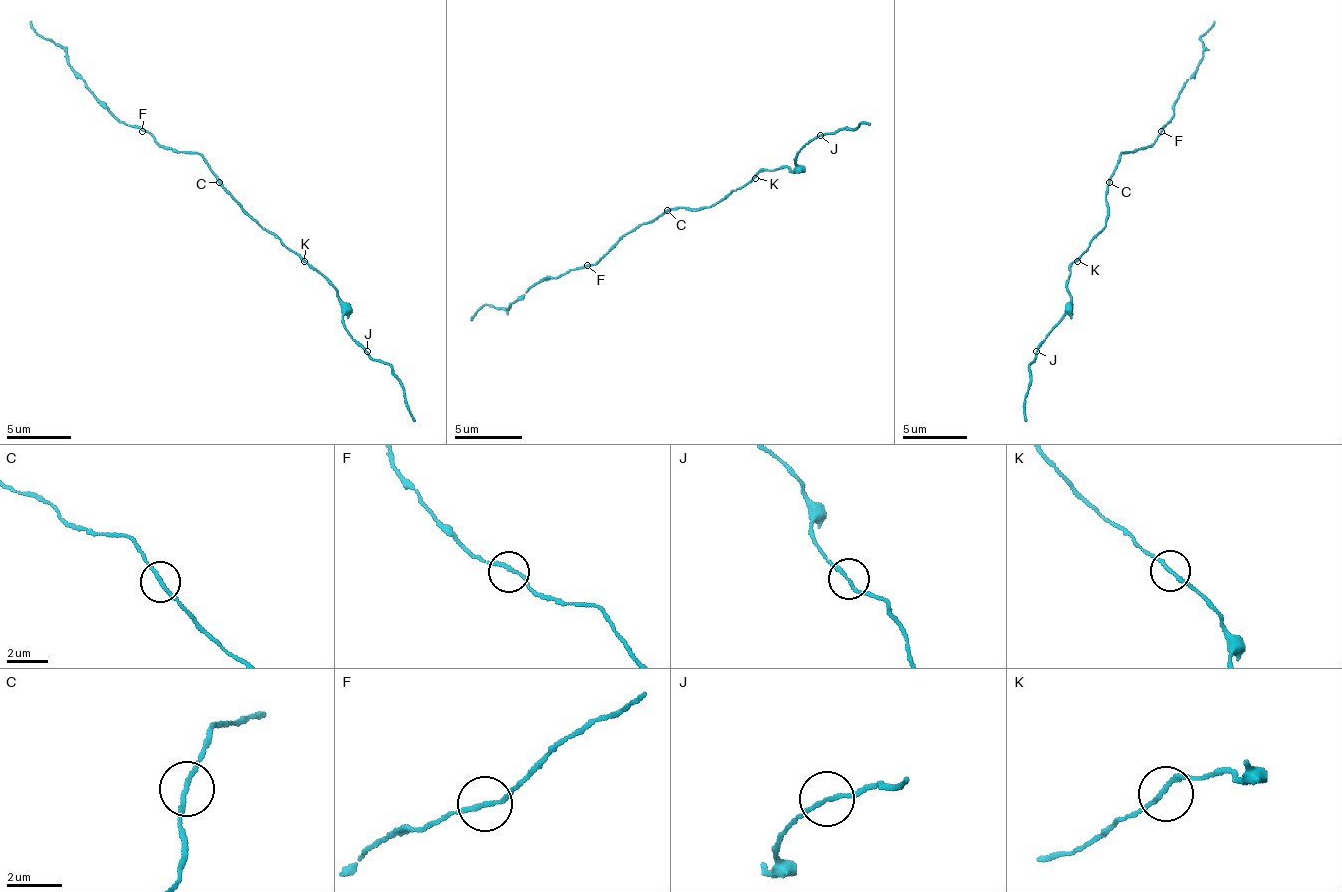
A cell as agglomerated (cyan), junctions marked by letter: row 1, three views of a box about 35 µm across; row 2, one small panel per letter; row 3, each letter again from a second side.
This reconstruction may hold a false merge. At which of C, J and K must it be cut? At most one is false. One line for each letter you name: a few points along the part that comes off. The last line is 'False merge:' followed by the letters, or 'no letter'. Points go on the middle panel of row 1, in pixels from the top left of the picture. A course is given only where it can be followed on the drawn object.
False merge: no letter

